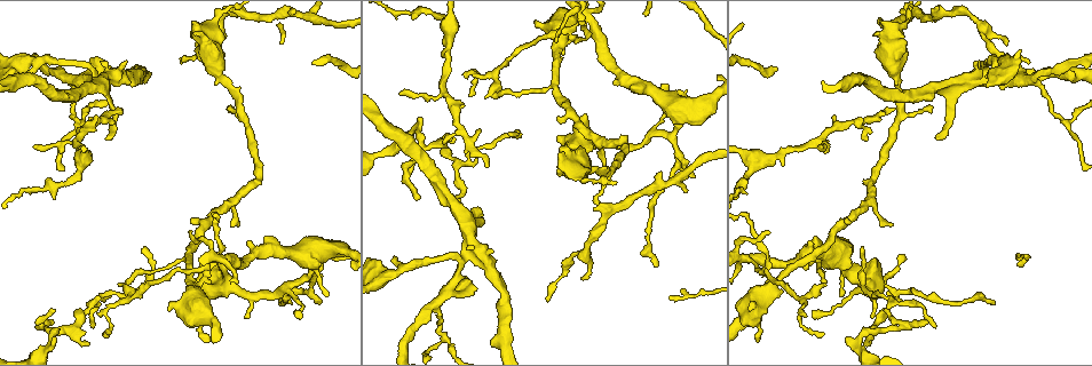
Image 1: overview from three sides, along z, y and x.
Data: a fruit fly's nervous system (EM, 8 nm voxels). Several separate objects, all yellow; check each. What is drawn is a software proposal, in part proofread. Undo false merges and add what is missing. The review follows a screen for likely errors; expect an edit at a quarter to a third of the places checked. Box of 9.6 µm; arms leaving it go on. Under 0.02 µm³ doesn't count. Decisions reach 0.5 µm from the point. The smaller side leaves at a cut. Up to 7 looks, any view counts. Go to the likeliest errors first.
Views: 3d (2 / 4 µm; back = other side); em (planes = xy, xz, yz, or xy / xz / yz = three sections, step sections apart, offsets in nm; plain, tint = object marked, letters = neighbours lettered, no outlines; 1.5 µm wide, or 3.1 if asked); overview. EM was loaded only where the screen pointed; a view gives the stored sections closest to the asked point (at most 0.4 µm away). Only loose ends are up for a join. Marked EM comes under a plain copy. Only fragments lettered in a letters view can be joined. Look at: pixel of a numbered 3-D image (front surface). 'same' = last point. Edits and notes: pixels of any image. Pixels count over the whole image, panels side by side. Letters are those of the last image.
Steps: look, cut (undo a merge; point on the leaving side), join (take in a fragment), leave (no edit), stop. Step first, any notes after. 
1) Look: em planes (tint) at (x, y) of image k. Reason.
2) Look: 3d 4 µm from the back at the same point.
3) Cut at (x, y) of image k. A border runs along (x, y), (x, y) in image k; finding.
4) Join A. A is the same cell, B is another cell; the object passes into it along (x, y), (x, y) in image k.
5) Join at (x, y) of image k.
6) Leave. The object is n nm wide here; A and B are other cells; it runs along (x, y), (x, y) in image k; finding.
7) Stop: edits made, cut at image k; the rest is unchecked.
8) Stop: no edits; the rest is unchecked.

Look: em xy step 8 (tint) at (443, 141) of image 1. Tapers out.

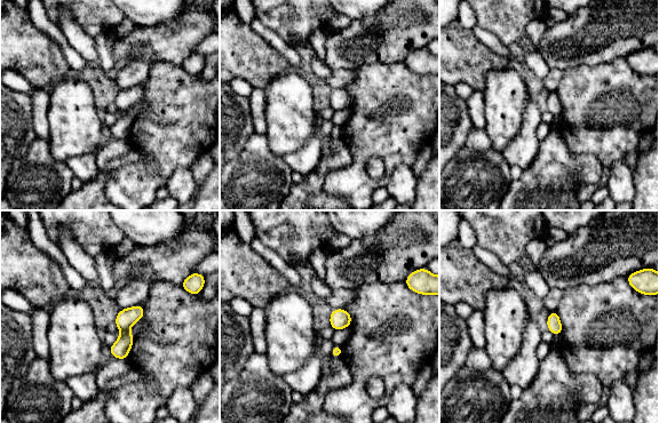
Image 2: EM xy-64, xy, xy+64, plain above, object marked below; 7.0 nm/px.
Look: em planes (letters) at the same point.

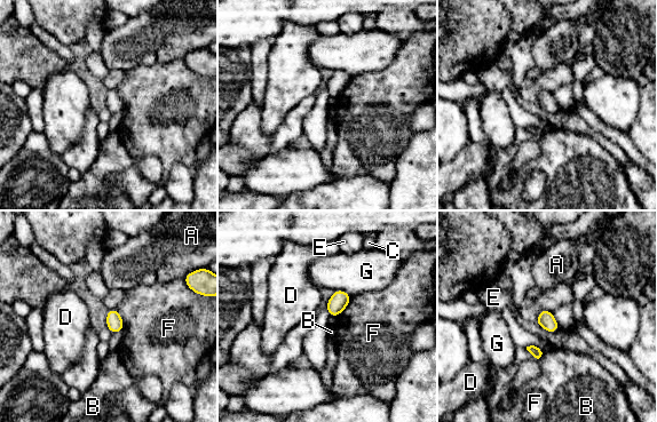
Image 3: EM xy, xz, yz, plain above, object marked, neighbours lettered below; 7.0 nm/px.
Leave. The longest contact is with F, 160 nm; A, B, C, D, E, F and G are other cells; a border runs along (116, 309), (123, 320), (124, 329) in image 3; none of them fits.

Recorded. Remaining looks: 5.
Look: em planes (letters) at (937, 139) of image 1. Thin end.

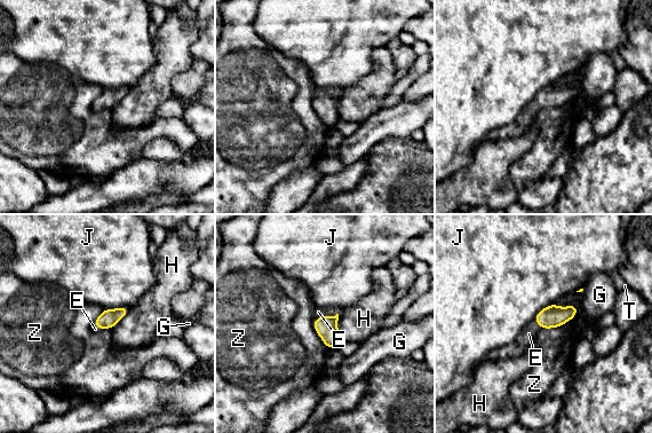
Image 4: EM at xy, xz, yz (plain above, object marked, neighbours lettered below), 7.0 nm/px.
Join E. E is the same cell, G, H, J, T and Z are other cells; the object passes into it along (326, 327), (325, 316), (318, 312) in image 4; it goes on there.

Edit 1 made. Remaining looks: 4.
Look: 3d 2 µm at (421, 118) of image 1. Thin end.

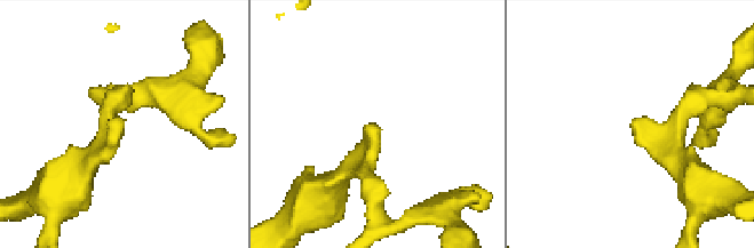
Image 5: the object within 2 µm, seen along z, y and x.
Look: em planes (letters) at (375, 127) of image 5. Need the tissue.

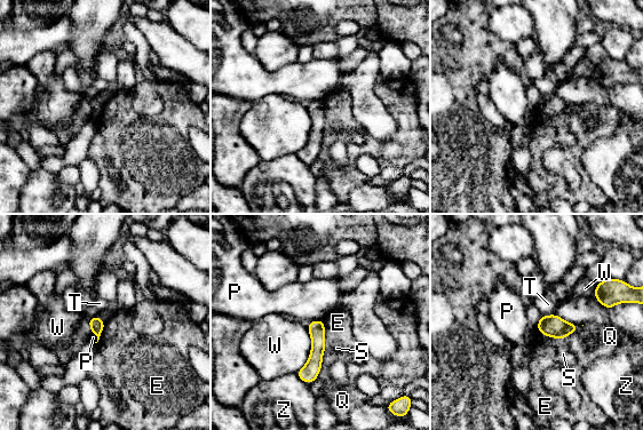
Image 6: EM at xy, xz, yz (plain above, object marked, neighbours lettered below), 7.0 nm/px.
Leave. The object is 100 nm wide here; E, P, Q, S, T, W and Z are other cells; none of them fits.

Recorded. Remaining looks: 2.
Stop: edits made, join at image 4; the rest is unchecked.

